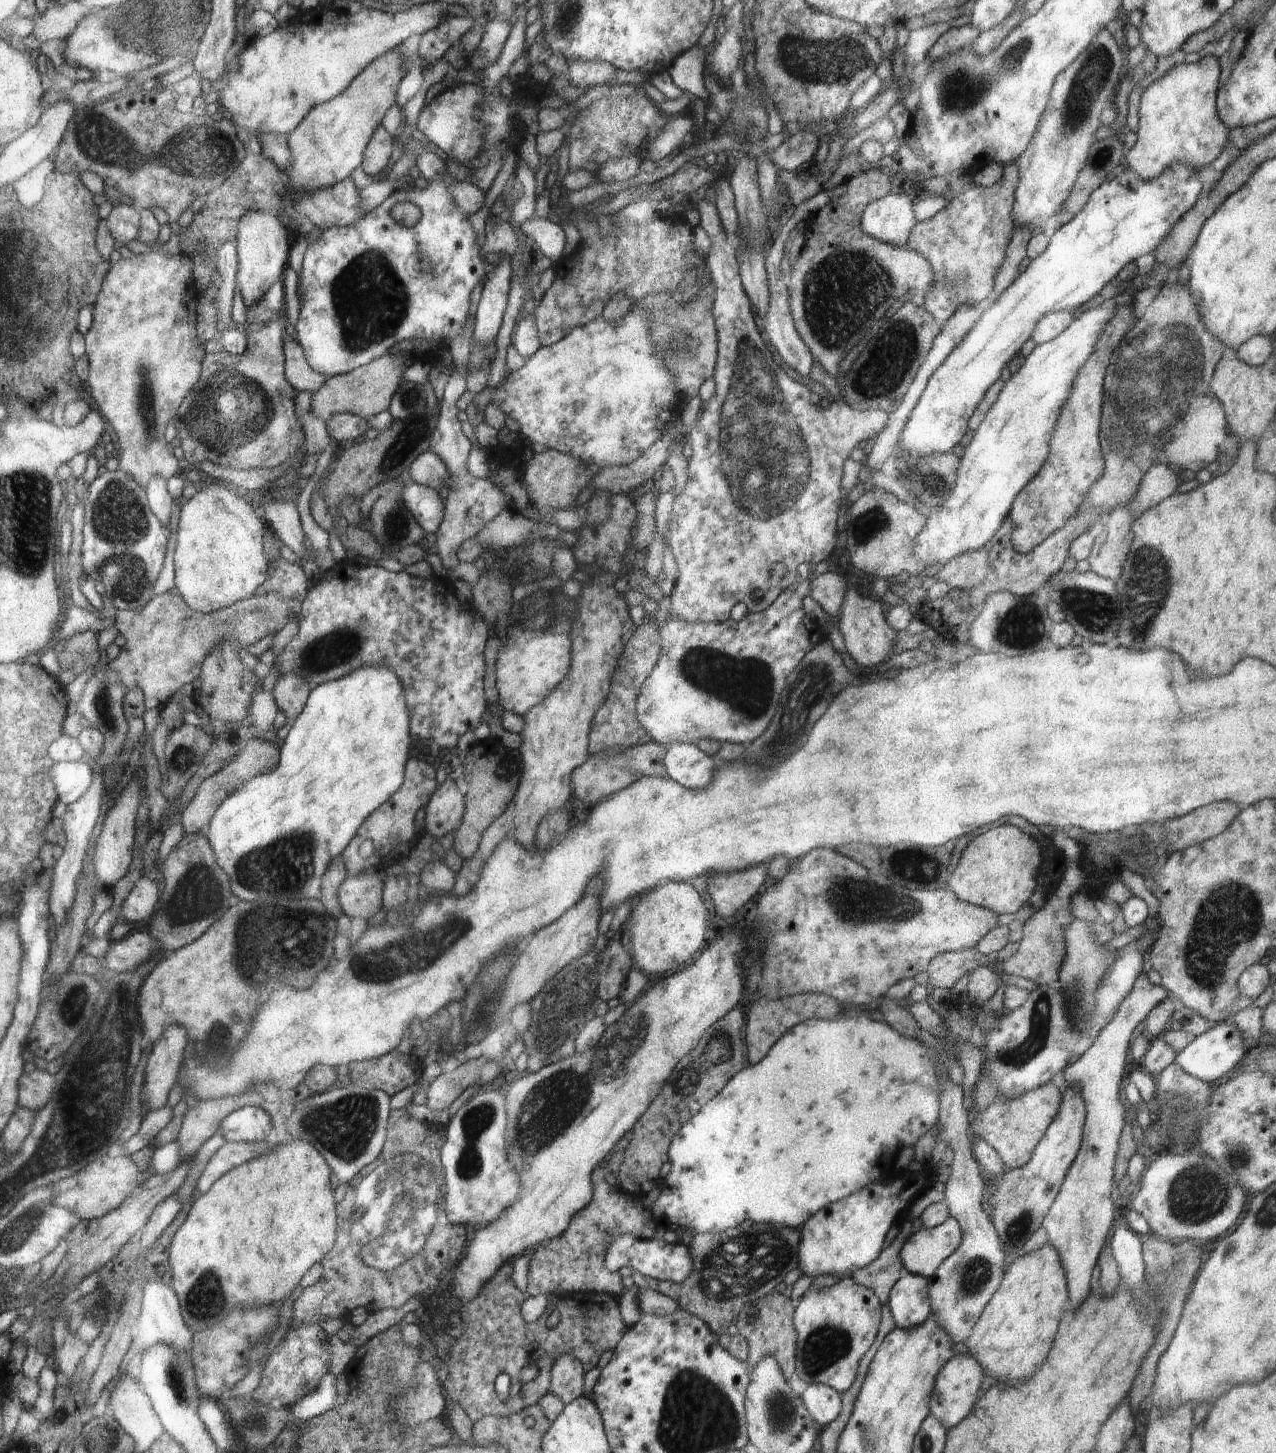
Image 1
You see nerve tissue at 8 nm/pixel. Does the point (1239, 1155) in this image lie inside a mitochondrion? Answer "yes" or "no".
yes

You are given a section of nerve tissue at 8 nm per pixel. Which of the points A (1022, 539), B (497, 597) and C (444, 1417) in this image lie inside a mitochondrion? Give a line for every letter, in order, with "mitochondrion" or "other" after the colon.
A: other
B: mitochondrion
C: other

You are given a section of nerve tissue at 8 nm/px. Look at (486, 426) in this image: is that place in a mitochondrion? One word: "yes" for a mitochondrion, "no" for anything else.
no

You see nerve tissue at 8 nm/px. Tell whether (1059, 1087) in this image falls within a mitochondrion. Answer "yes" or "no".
no

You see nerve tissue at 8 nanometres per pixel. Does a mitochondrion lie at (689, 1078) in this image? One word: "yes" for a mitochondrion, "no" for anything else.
yes

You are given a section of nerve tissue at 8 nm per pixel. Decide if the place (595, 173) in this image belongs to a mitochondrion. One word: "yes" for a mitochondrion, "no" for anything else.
no

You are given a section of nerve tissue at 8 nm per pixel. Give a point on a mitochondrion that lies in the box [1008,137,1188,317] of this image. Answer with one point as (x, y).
(1102, 156)

